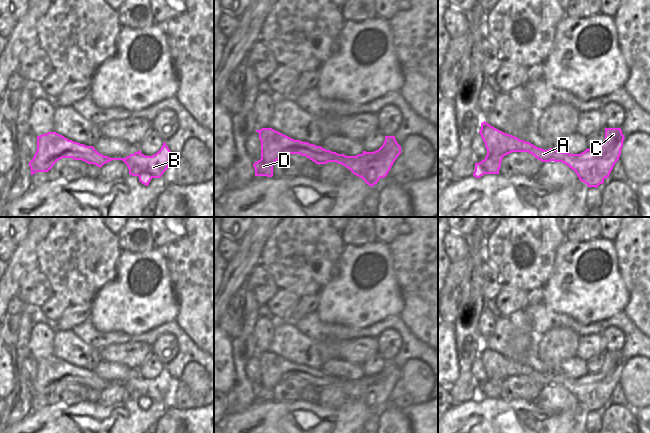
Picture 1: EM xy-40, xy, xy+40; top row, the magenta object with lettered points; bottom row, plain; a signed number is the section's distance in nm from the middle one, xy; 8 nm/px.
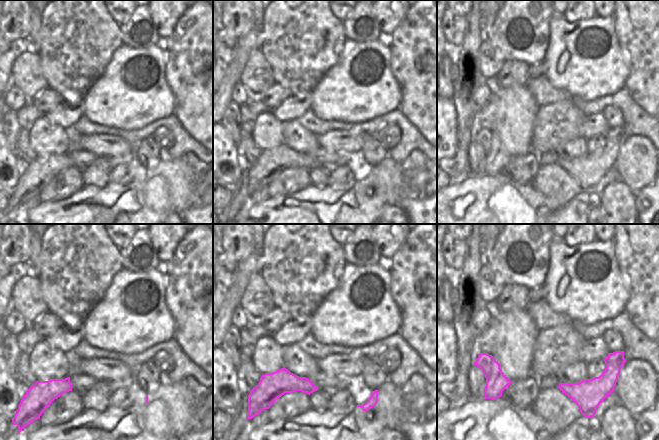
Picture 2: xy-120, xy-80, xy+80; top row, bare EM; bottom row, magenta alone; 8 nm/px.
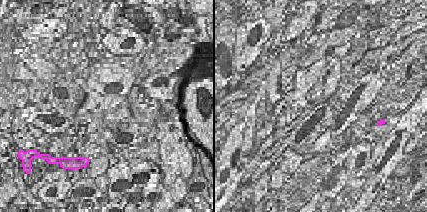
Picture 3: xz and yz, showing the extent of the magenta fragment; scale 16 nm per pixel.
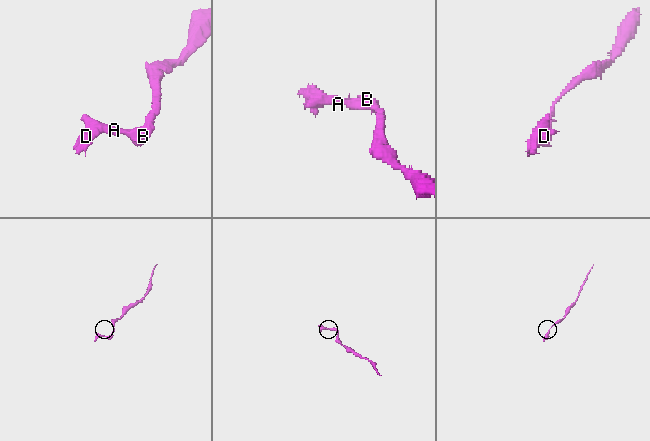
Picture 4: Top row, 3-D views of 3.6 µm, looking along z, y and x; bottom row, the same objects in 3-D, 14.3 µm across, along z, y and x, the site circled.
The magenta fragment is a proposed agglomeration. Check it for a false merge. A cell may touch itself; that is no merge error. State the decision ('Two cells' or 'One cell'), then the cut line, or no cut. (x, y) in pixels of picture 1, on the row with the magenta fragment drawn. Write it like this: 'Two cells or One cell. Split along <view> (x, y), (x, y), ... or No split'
One cell. No split.

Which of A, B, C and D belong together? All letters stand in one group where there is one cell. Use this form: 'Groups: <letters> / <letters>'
Groups: A B C D.

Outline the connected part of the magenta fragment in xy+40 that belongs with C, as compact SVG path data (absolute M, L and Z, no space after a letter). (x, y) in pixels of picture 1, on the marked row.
M485 121L479 131L487 149L484 160L475 163L473 176L499 174L501 161L512 152L528 152L542 162L562 162L575 171L579 180L588 187L597 188L608 178L619 160L625 139L621 128L605 128L605 139L596 149L586 149L580 154L570 154L552 148L544 150L519 138L506 134Z

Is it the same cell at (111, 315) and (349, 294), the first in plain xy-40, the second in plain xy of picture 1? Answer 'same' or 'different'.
same

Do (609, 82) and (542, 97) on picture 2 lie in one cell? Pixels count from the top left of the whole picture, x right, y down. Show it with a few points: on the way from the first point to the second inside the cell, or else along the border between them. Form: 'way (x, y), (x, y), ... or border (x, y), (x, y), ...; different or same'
border (547, 78), (553, 86), (588, 101); different

